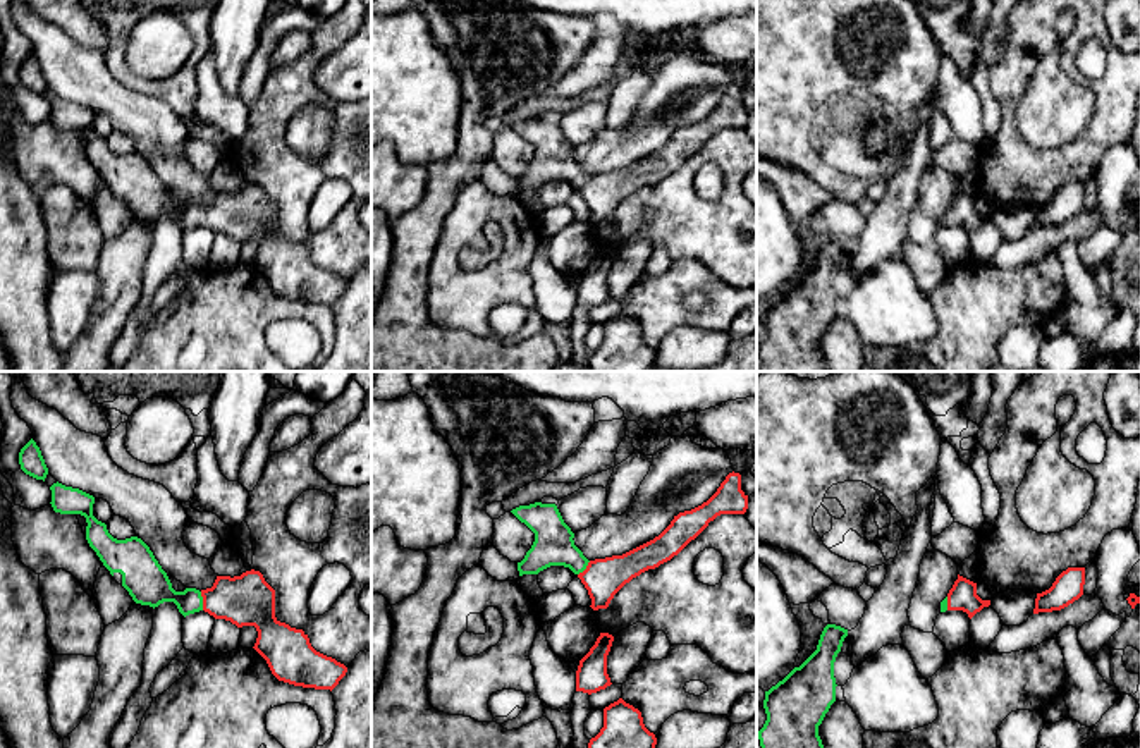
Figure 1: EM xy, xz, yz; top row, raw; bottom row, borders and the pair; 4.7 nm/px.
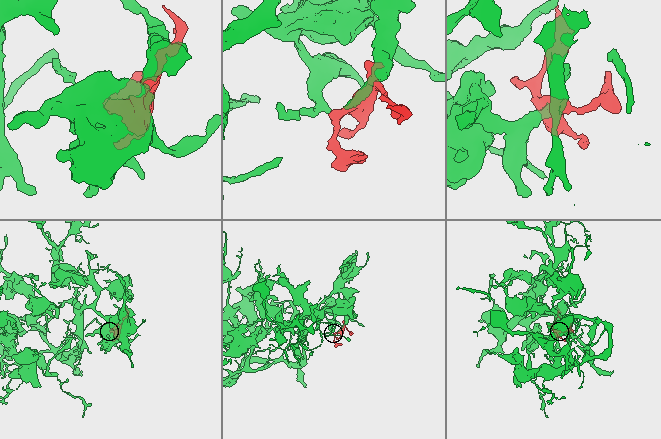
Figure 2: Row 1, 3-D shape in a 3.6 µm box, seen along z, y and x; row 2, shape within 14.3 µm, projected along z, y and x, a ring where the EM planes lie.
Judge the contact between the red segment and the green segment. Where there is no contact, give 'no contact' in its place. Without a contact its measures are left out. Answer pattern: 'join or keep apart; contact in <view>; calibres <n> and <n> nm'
join; contact in xy; calibres 240 and 180 nm

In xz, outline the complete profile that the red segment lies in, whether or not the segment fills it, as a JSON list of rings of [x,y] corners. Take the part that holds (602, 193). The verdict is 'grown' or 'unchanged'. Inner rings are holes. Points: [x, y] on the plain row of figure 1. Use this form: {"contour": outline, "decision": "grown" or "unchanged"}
{"contour": [[[732,86],[707,117],[674,131],[653,155],[622,170],[588,175],[574,160],[574,148],[555,119],[519,120],[511,127],[535,148],[535,156],[524,174],[518,177],[518,186],[523,191],[538,189],[550,181],[569,182],[588,205],[590,222],[593,225],[607,224],[626,198],[671,175],[717,131],[745,129],[746,124],[748,110],[741,105],[741,89]]], "decision": "grown"}

